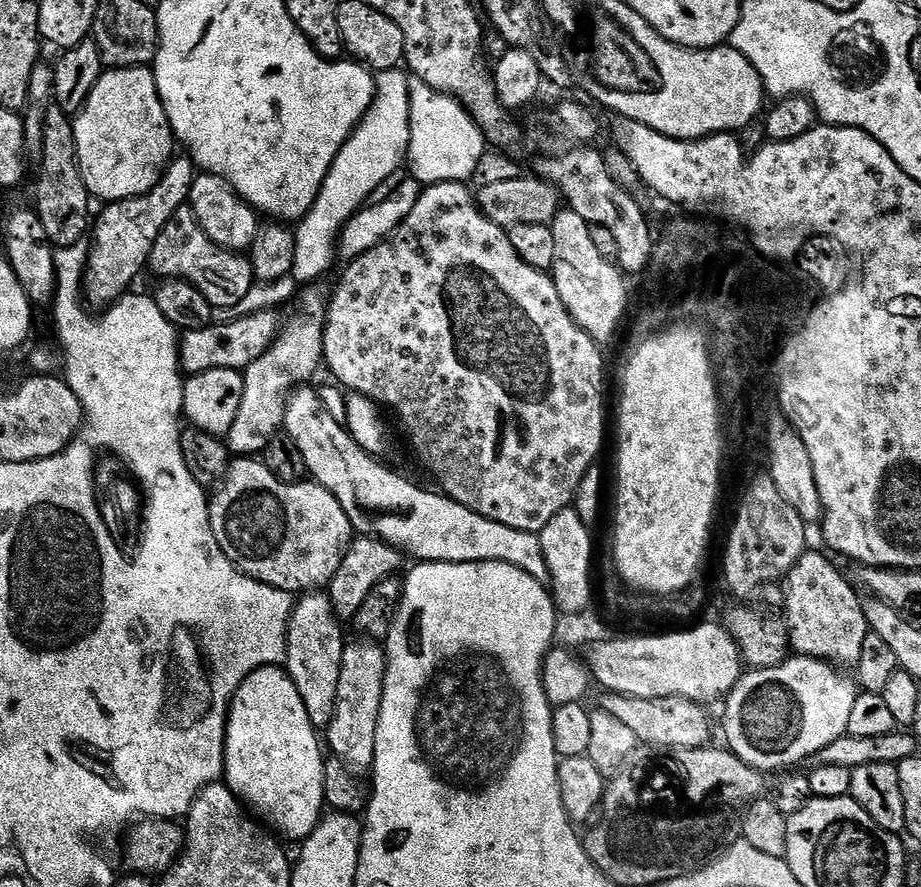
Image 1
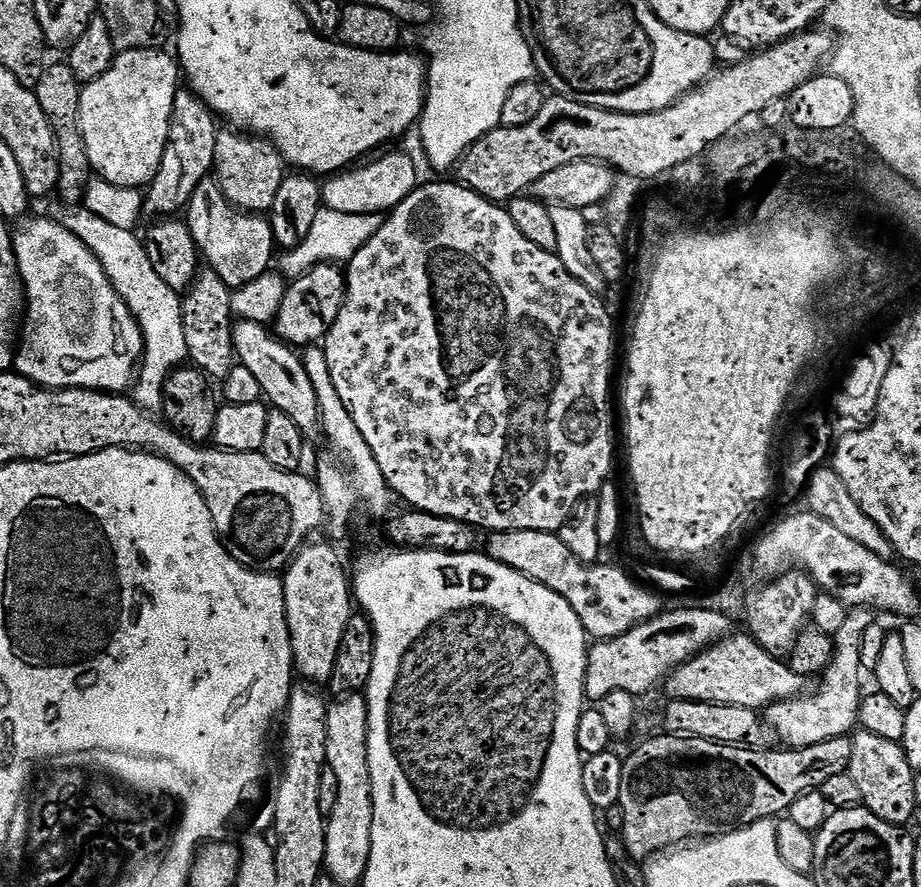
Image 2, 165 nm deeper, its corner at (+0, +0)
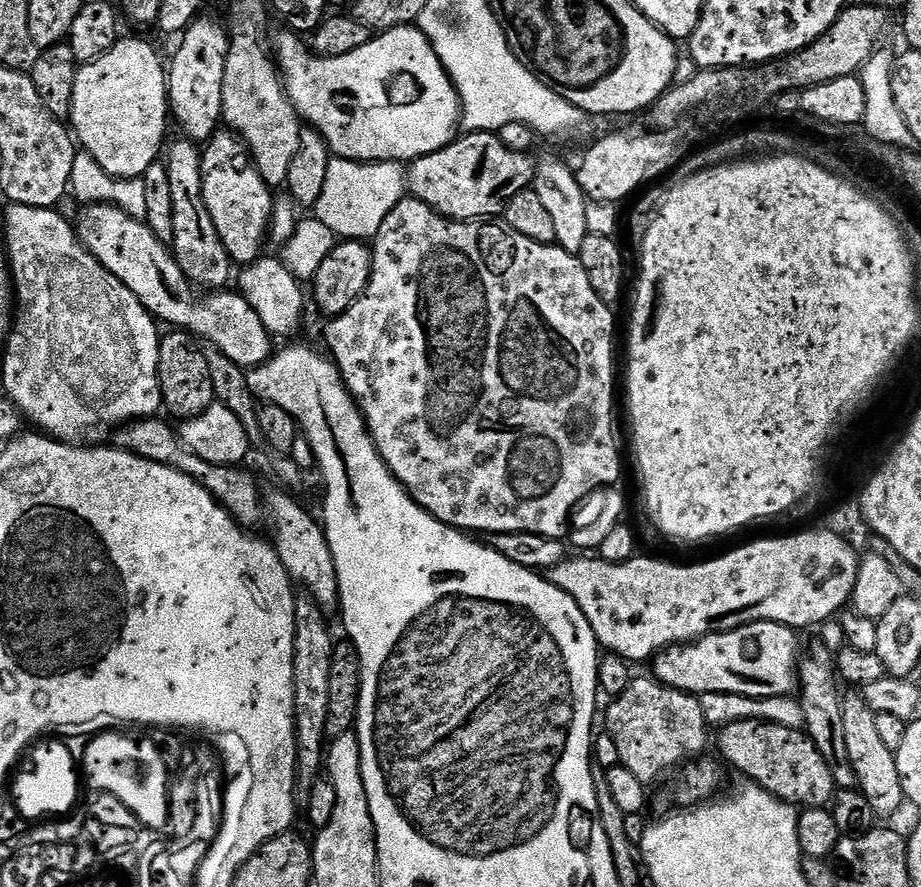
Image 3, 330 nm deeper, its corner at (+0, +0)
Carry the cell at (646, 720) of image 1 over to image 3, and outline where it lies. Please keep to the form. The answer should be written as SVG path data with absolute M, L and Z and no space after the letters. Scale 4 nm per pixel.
M739 720L723 725L719 732L719 755L725 761L730 760L751 783L765 788L785 804L801 809L828 808L831 805L838 785L826 759L804 730L772 724L768 720Z

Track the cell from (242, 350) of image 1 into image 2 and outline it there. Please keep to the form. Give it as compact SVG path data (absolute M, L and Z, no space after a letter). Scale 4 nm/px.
M335 263L319 264L305 276L293 279L287 285L284 300L274 319L275 335L289 346L315 345L323 341L342 310L345 287L345 273Z

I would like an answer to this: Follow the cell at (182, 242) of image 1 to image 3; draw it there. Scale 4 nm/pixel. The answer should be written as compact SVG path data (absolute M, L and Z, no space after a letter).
M217 131L203 145L200 165L204 175L206 208L210 210L210 218L214 218L218 236L222 238L233 265L247 266L261 259L264 240L266 244L270 236L274 192L262 178L248 145L231 131Z

